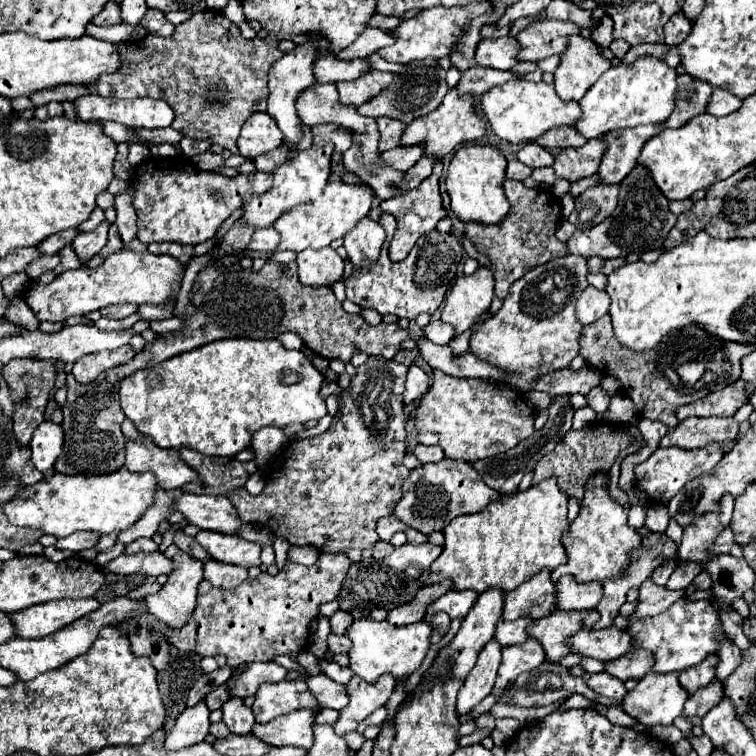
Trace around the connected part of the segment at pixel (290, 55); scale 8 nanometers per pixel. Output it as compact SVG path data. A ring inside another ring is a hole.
M310 35L310 39L302 45L296 45L292 51L284 53L272 67L270 67L270 75L268 75L268 91L270 91L270 97L268 97L268 115L278 123L280 131L284 133L284 143L288 147L292 147L292 151L296 149L296 143L304 137L304 131L302 131L302 123L296 115L296 97L308 89L310 85L316 83L314 75L312 75L312 65L314 65L314 59L318 55L318 43L320 35Z

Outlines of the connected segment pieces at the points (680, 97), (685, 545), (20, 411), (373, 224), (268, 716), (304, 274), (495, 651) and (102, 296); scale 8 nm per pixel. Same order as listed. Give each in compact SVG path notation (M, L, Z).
M678 75L678 87L676 87L676 107L672 115L664 121L664 127L682 127L692 117L704 113L706 103L710 101L712 87L700 79L694 79L690 75Z
M724 495L724 499L720 499L720 511L700 515L700 519L696 519L696 523L692 523L692 527L684 527L684 535L682 535L682 541L678 547L678 555L682 561L706 563L712 557L706 551L718 537L716 531L730 525L732 507L734 507L734 497Z
M12 359L2 367L2 377L8 383L10 399L14 401L14 435L20 445L28 445L34 429L44 421L46 403L50 399L50 391L54 389L56 367L54 361L38 361L38 359Z
M370 217L360 219L360 223L356 223L356 227L348 231L348 235L344 235L344 247L354 267L370 267L378 259L384 239L386 233L378 221L372 221Z
M304 679L298 681L280 681L280 683L262 683L256 691L256 701L252 705L254 717L258 723L268 723L280 715L292 713L296 709L320 709L316 697L308 691Z
M324 247L318 251L300 251L296 263L300 281L312 287L332 285L344 273L344 259L332 247Z
M492 639L478 655L474 669L470 671L470 675L466 677L464 685L458 691L458 705L456 705L458 715L466 715L476 703L480 703L492 691L500 659L502 659L502 645L496 639Z
M120 249L116 255L104 259L98 269L82 265L80 269L60 273L50 285L36 285L26 295L26 303L38 321L64 321L74 315L86 315L90 311L122 303L164 305L178 295L182 275L184 265L170 255L152 255L148 251L134 253L130 249Z

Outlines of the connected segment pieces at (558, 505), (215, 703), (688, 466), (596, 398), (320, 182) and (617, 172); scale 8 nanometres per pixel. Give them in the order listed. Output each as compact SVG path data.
M546 479L516 495L502 495L478 513L452 519L444 529L444 551L432 563L428 583L450 579L456 591L474 589L484 593L490 587L512 591L542 567L556 569L566 561L562 545L562 533L568 529L566 505L568 495L558 489L556 479Z
M224 683L224 685L220 685L218 689L214 689L212 693L208 693L208 695L206 695L206 705L208 705L208 709L210 709L210 711L220 709L228 697L230 697L230 695L228 695L228 685Z
M716 443L704 447L704 449L692 449L692 451L684 451L684 449L676 449L676 447L660 447L656 453L652 453L644 463L640 463L636 467L636 487L646 491L652 499L652 503L662 503L666 505L690 479L700 477L704 473L708 473L710 469L716 467L716 463L722 459L724 451L720 451L720 447Z
M594 387L588 395L586 395L588 405L596 411L596 413L604 413L610 405L610 395L602 389L602 387Z
M322 143L320 147L310 145L304 151L296 151L290 159L286 159L282 165L276 167L276 171L274 171L276 177L274 177L272 189L268 189L262 195L248 195L246 197L242 219L246 223L254 225L256 229L262 229L262 227L270 227L284 211L288 211L296 205L314 201L320 195L320 191L324 189L324 185L328 183L332 151L334 151L332 143Z
M660 123L656 125L644 125L644 127L630 127L624 131L610 131L604 135L604 141L608 145L600 169L598 169L598 183L600 185L616 185L620 183L632 167L636 167L636 161L640 157L640 151L644 143L660 133Z

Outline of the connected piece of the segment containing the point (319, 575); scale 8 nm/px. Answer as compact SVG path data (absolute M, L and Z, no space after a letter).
M320 555L318 561L310 567L288 563L284 571L280 571L276 577L262 573L256 579L246 579L240 587L226 591L210 585L206 579L198 587L198 599L196 609L192 613L192 619L182 629L168 629L168 643L174 645L182 653L192 653L200 657L214 657L224 655L228 665L238 667L242 663L254 663L254 661L272 661L278 655L290 655L294 657L298 651L308 647L308 635L310 635L310 621L316 619L318 609L322 603L334 601L340 595L340 587L344 581L344 575L350 567L348 555Z

